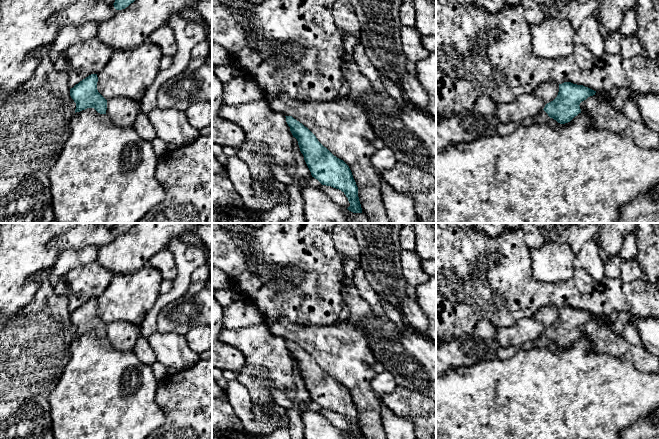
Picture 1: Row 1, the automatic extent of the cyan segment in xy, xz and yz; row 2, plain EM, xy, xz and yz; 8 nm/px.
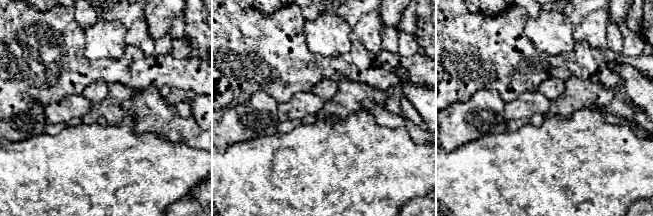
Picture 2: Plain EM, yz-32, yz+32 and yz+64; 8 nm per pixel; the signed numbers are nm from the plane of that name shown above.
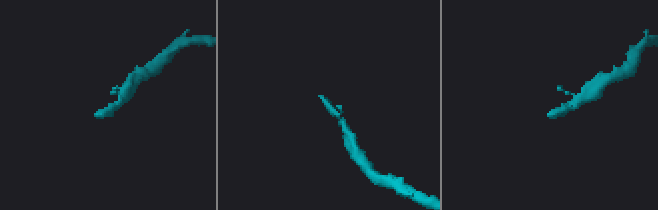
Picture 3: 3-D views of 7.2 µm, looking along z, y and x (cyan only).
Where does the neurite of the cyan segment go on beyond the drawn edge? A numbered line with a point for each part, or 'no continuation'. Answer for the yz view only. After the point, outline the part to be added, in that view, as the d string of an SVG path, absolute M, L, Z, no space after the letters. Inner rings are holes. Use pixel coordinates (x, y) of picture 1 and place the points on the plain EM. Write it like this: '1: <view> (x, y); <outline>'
1: yz (541, 341); M542 334L541 336L539 336L536 340L534 340L535 343L535 347L536 348L541 348L546 346L550 341L548 340L548 338Z

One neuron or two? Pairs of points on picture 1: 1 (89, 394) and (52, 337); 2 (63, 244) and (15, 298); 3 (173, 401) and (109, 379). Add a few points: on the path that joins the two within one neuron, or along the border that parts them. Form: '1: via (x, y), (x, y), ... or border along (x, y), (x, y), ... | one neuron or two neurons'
1: border along (73, 338), (70, 344), (70, 358), (57, 382) | two neurons
2: border along (51, 247), (60, 251) | two neurons
3: border along (158, 382), (155, 402), (162, 409), (164, 417) | two neurons

